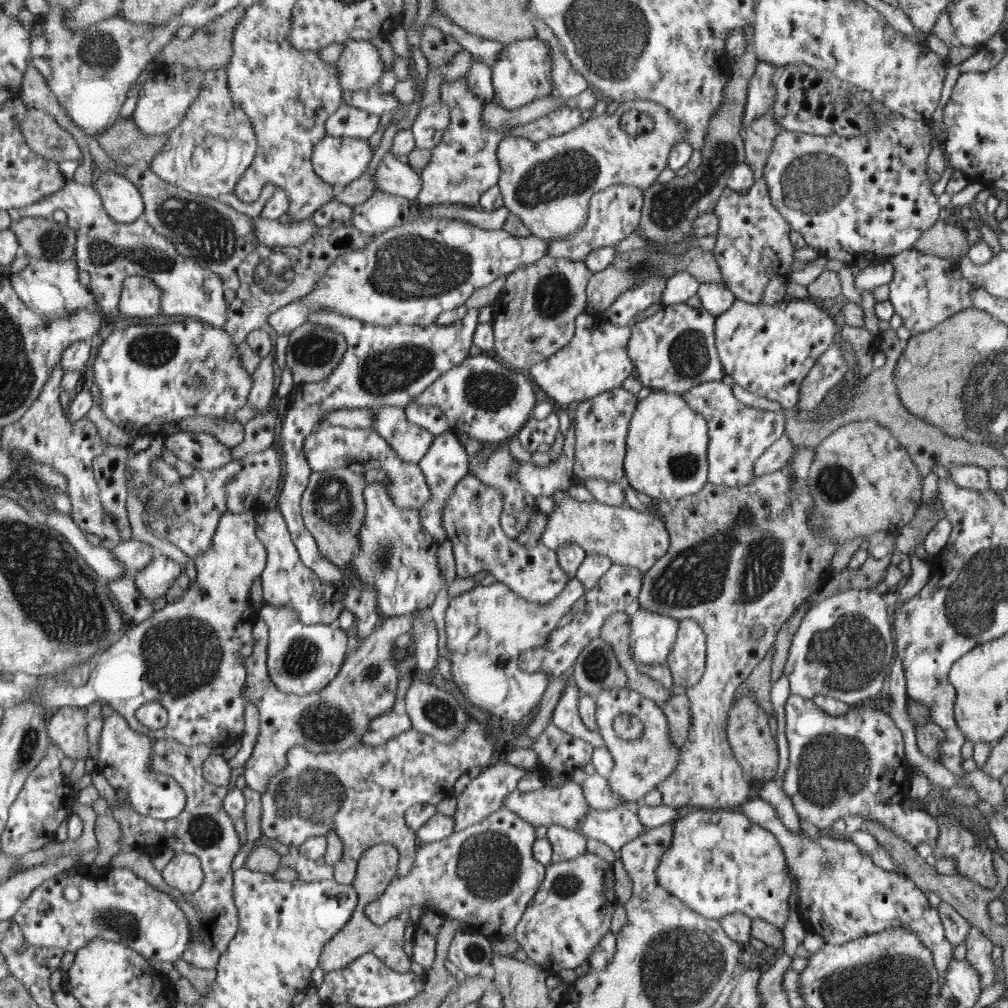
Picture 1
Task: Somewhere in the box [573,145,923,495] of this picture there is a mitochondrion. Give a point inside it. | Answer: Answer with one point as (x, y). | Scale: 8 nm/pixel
(689, 355)

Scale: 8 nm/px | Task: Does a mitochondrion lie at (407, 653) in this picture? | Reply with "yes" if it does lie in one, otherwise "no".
no

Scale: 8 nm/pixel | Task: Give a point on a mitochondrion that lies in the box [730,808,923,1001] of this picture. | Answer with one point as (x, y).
(831, 865)

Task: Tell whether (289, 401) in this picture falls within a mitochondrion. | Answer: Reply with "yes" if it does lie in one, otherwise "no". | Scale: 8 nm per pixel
no

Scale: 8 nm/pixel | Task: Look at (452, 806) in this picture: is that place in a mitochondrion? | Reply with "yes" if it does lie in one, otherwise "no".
no

